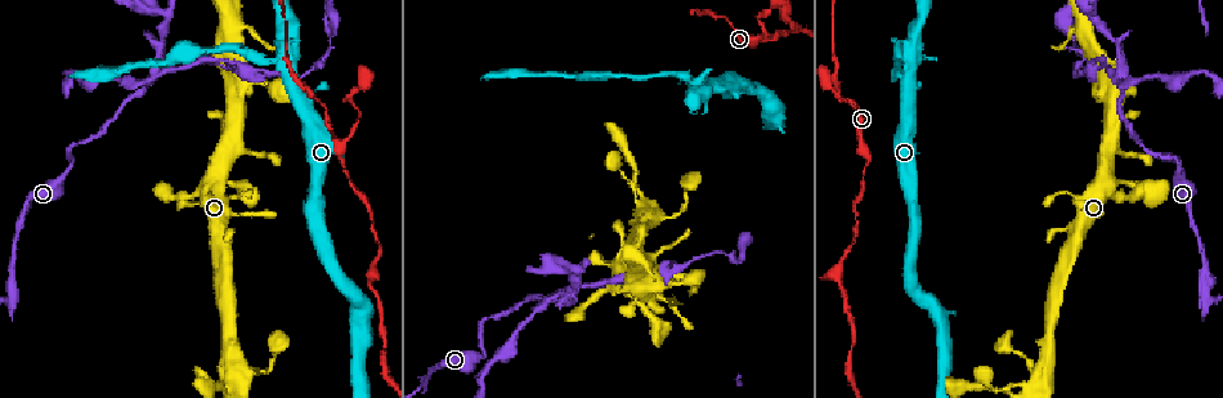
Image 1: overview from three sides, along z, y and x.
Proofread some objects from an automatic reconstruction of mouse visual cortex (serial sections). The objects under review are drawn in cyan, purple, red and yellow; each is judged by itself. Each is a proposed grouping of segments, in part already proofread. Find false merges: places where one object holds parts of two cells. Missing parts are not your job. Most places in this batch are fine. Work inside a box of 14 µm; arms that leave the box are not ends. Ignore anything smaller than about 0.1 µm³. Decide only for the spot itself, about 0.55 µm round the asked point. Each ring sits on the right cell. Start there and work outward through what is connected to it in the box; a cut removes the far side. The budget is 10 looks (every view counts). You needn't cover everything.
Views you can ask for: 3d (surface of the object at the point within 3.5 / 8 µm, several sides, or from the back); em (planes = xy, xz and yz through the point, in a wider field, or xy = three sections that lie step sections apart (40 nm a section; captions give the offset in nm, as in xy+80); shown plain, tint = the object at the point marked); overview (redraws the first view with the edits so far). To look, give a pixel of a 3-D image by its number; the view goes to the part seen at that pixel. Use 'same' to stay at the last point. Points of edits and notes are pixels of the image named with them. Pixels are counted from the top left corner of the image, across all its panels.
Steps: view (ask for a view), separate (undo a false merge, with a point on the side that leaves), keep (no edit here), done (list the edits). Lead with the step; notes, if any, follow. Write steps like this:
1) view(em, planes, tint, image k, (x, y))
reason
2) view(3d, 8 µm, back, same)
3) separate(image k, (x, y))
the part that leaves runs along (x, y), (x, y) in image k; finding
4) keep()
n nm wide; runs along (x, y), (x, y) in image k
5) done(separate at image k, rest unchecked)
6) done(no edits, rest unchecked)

view(3d, 8 µm, image 1, (361, 111))

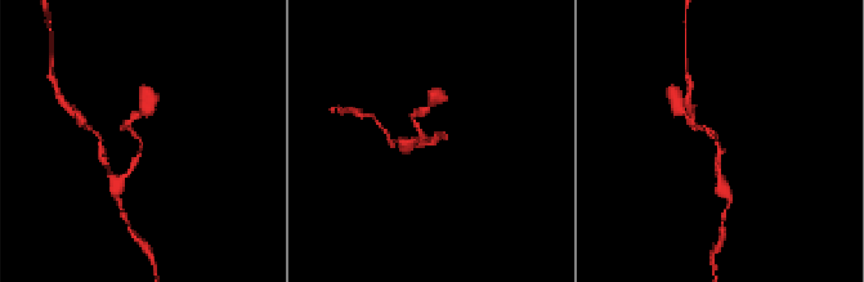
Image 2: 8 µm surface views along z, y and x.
view(em, planes, tint, image 2, (142, 142))
arms of 150, 150 nm

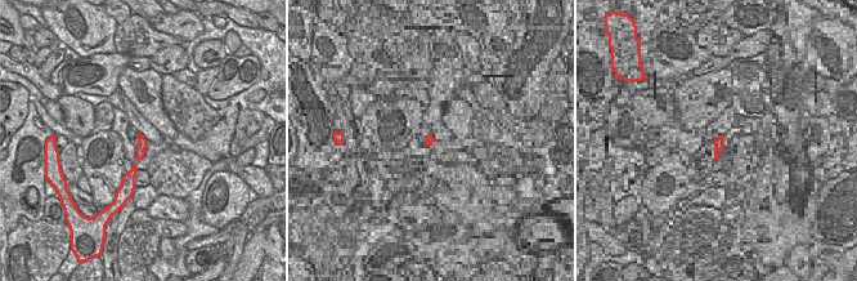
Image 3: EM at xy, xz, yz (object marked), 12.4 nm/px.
keep()
runs along (717, 174), (719, 142), (694, 124) in image 2; continuous, no second cell

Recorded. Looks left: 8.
view(3d, 3.5 µm, image 1, (277, 346))
sharp bend

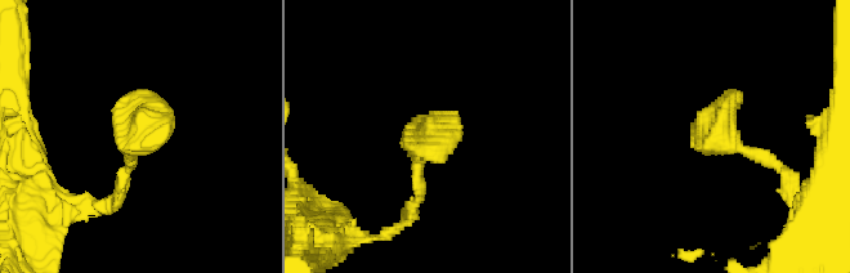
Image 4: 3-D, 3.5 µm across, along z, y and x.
view(em, xy, step 3, plain, image 4, (427, 141))

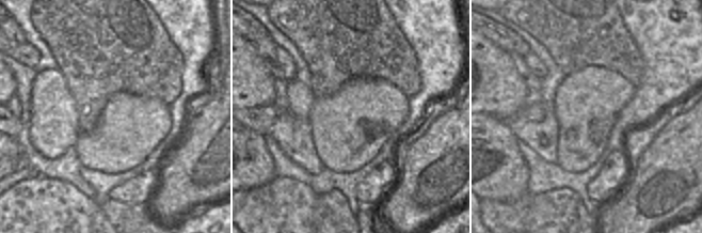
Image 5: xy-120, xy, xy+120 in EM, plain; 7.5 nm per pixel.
view(em, xy, step 3, tint, same)
with the object marked

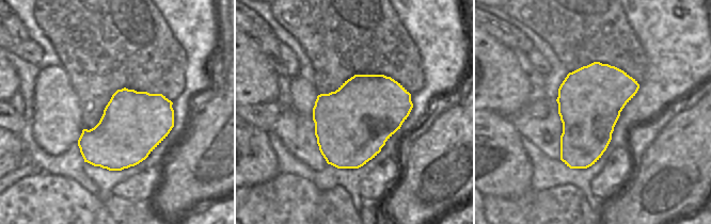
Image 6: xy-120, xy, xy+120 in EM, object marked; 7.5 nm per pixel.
keep()
runs along (788, 177), (719, 130), (742, 94) in image 4; continuous, no second cell

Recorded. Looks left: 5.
view(3d, 3.5 µm, image 1, (1146, 149))
sharp bend

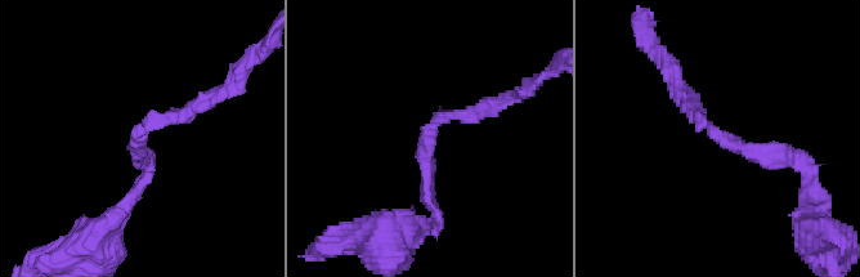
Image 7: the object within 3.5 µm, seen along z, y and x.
view(em, xy, step 1, tint, image 7, (709, 126))
arms of 150, 200 nm; need the tissue

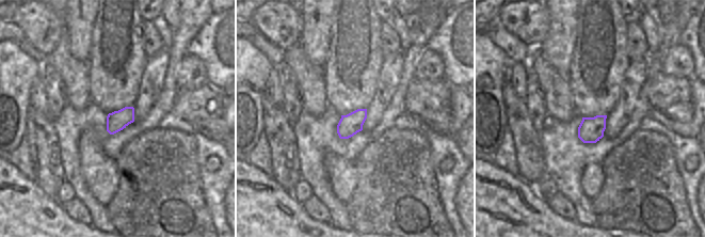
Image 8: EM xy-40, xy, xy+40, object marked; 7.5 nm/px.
keep()
160 nm wide; runs along (428, 200), (428, 128), (502, 98) in image 7; all the same cell

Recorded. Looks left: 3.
view(3d, 8 µm, image 1, (155, 73))
arms part here

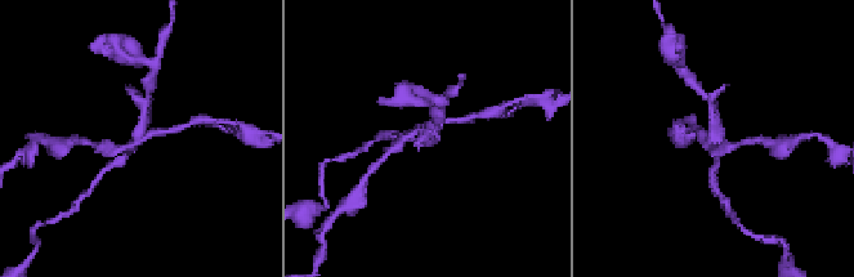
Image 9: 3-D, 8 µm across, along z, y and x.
view(3d, 3.5 µm, image 9, (715, 139))
zoom in

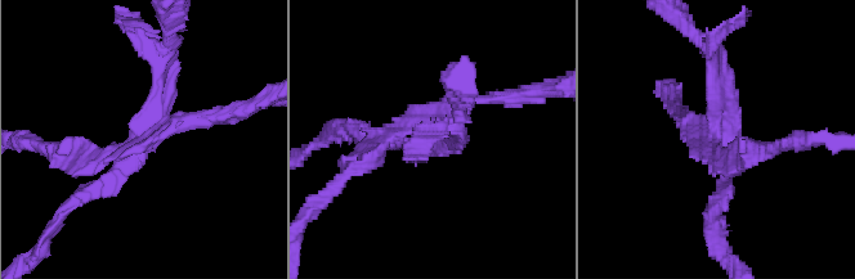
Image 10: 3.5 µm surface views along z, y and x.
view(em, xy, step 5, tint, image 10, (146, 134))

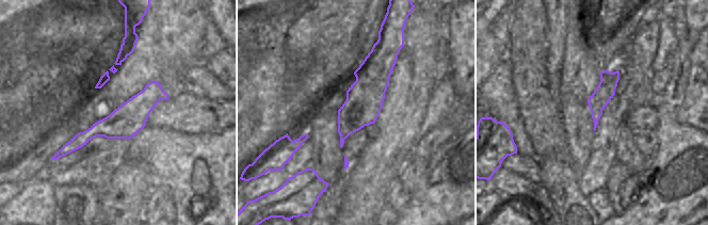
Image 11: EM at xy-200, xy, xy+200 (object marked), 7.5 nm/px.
separate(image 10, (743, 151))
the part that leaves runs along (697, 126), (684, 122), (671, 90) in image 10; a second cell is stuck on

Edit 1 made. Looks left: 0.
done(separate at image 10, rest unchecked)

